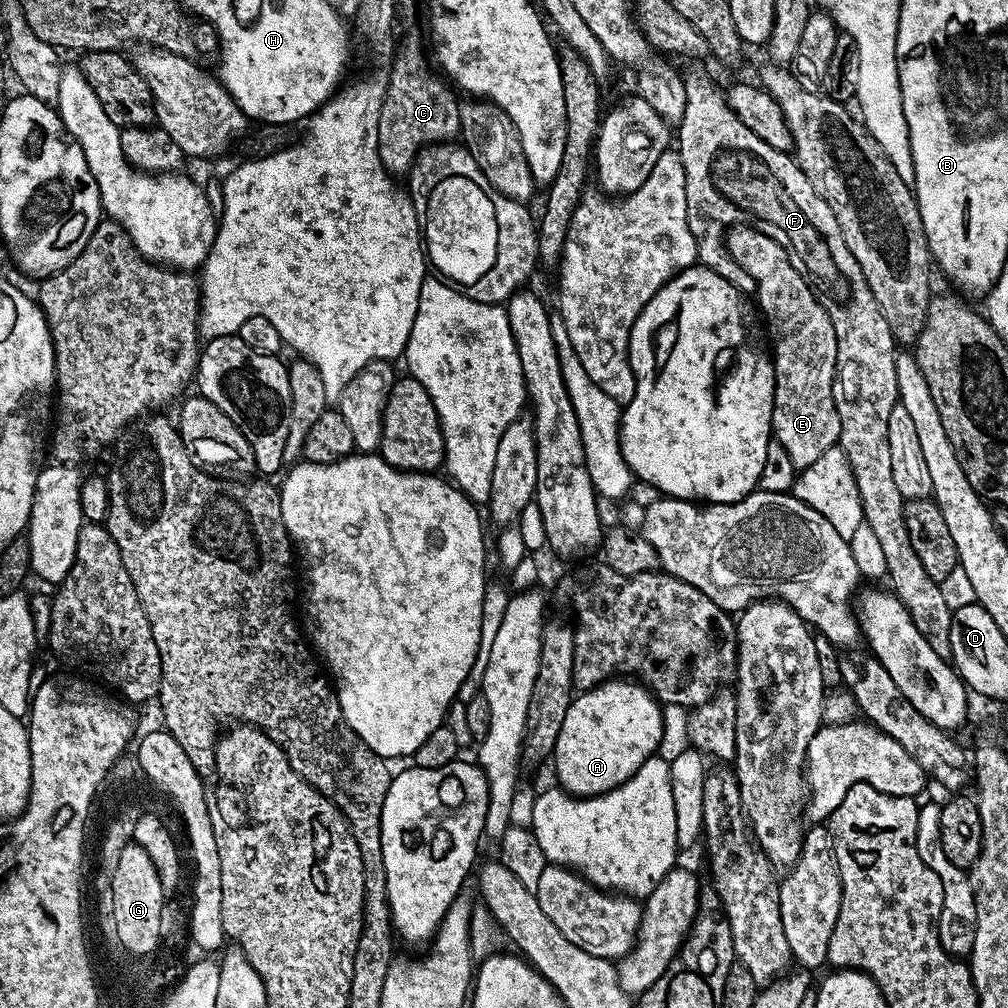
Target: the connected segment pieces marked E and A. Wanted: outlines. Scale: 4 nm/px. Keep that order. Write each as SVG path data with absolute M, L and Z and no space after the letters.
M774 243L767 247L733 247L731 253L734 262L738 262L756 284L754 299L764 311L764 320L772 335L771 355L776 370L772 434L775 443L790 454L792 465L803 470L840 443L840 419L832 393L836 383L838 338L830 314L826 314L806 278L794 270L786 250Z
M628 678L605 680L579 695L566 710L554 761L559 787L577 798L587 798L625 784L647 760L657 755L664 713L660 701L645 685Z

